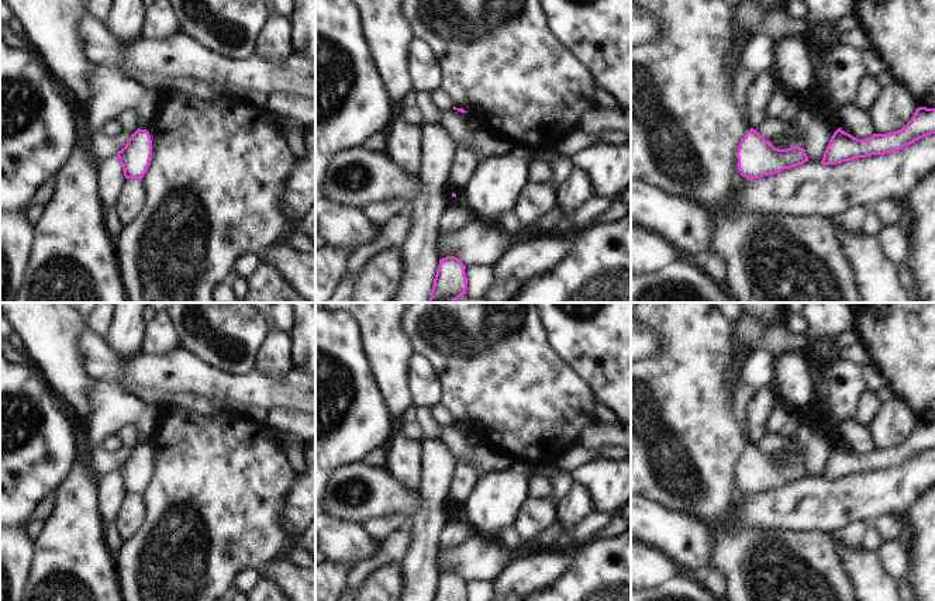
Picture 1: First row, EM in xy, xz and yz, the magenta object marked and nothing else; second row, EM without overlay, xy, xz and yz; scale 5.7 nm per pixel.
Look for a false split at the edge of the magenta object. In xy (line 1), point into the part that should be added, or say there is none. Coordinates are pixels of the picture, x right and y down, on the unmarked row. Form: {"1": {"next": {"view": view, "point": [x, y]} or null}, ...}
{"1": {"next": null}}

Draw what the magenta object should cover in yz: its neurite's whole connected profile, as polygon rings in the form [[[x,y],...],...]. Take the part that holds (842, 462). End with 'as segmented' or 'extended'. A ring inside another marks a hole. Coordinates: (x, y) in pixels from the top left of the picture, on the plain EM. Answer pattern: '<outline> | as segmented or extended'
[[[918,422],[905,442],[891,449],[873,449],[867,455],[858,455],[838,443],[831,452],[821,479],[835,480],[891,469],[931,449],[935,449],[935,424],[927,422]]] | as segmented

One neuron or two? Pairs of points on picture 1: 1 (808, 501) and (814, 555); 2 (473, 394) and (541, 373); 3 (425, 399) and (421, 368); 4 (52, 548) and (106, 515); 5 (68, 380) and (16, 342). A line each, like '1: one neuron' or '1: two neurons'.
1: two neurons
2: one neuron
3: one neuron
4: two neurons
5: two neurons

